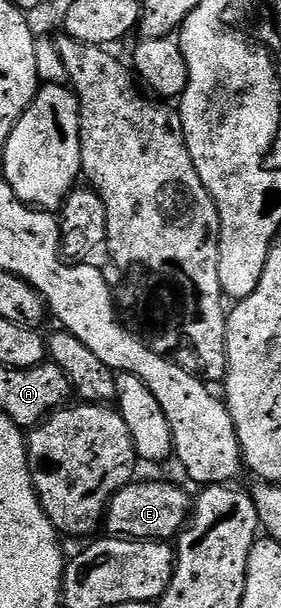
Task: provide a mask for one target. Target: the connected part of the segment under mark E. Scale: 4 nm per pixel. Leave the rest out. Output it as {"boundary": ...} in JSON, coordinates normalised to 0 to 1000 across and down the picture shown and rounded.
{"boundary":[[[491,791],[441,798],[384,822],[367,868],[395,882],[452,883],[473,890],[609,891],[655,868],[683,842],[687,819],[676,811],[669,817],[648,799],[609,798],[598,791]]]}

